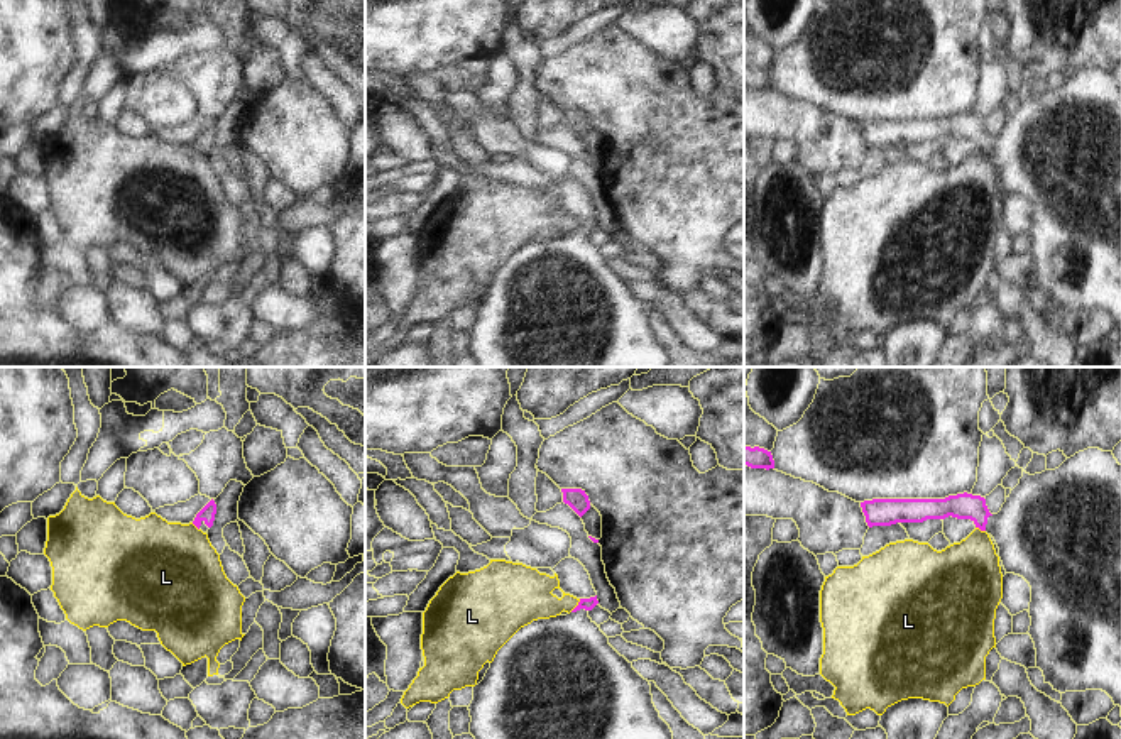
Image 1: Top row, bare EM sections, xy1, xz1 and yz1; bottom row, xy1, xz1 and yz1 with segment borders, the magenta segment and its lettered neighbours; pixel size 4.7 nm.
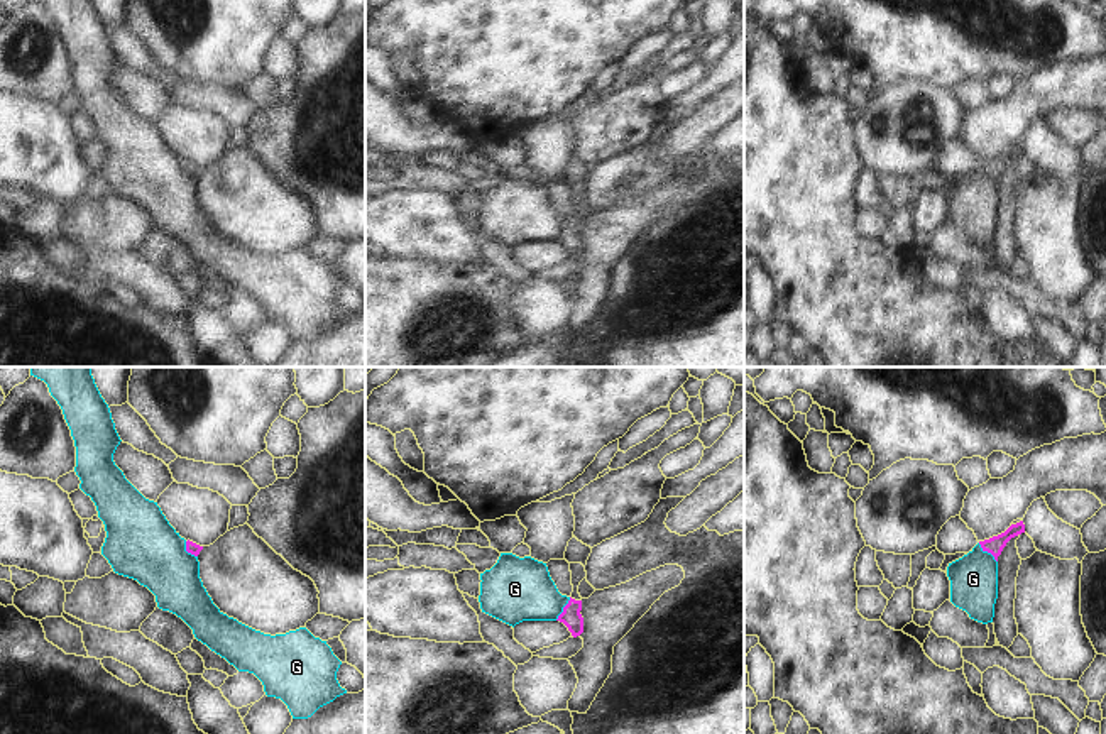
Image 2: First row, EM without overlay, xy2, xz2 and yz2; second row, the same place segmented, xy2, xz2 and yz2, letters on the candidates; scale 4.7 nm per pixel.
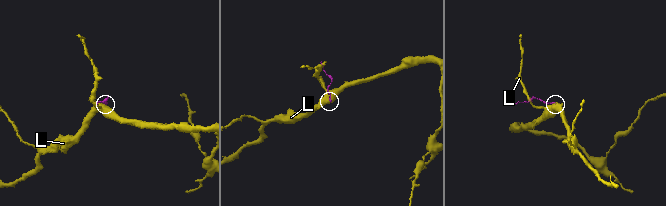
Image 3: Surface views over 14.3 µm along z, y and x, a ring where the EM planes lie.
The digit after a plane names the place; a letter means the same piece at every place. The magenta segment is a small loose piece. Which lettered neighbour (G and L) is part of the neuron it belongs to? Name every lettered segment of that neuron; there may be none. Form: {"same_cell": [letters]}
{"same_cell": []}

